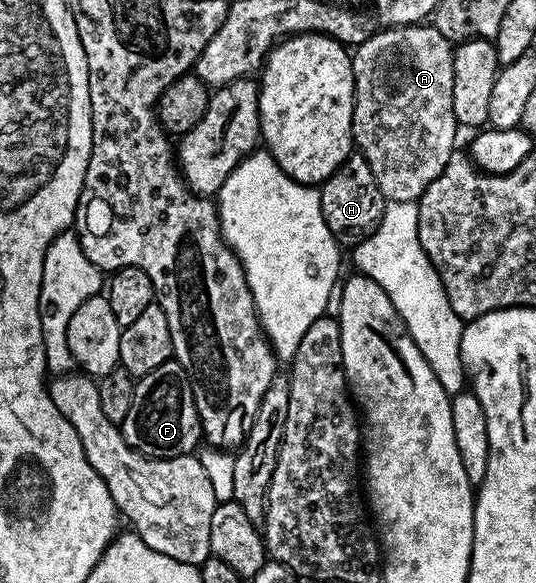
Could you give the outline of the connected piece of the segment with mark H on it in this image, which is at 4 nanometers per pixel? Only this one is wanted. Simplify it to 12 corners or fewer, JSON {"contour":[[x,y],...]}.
{"contour":[[359,151],[324,180],[322,215],[339,246],[380,226],[386,202]]}

